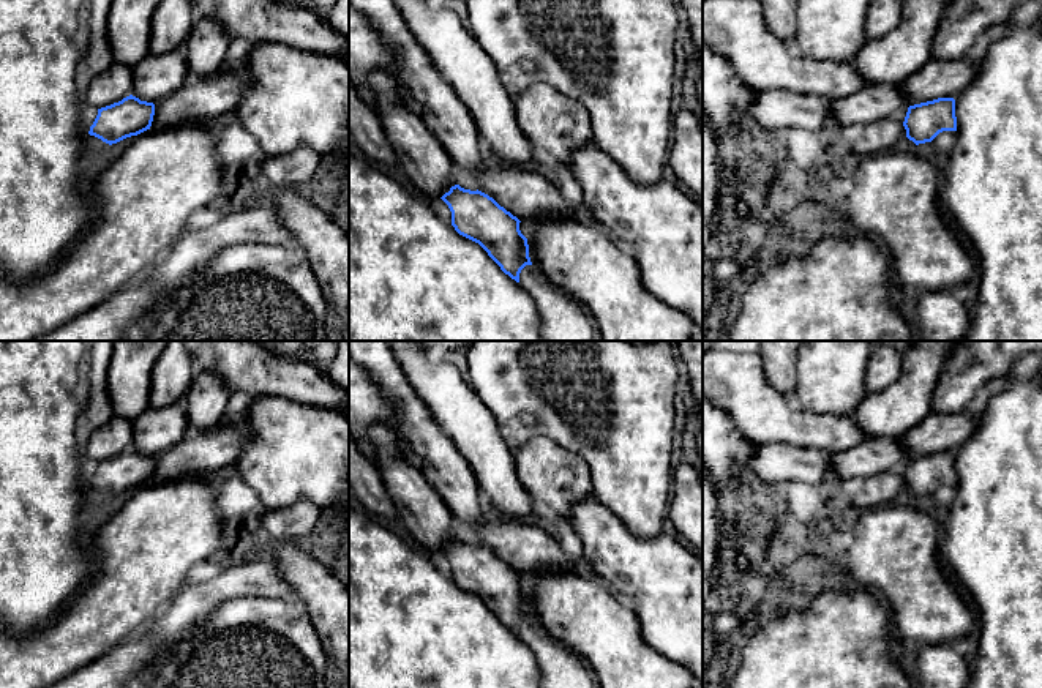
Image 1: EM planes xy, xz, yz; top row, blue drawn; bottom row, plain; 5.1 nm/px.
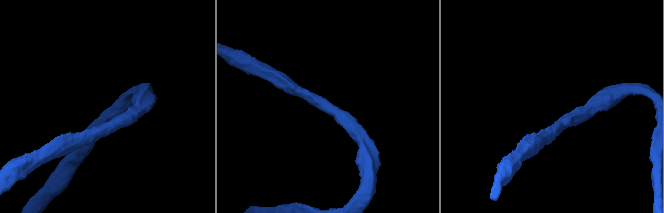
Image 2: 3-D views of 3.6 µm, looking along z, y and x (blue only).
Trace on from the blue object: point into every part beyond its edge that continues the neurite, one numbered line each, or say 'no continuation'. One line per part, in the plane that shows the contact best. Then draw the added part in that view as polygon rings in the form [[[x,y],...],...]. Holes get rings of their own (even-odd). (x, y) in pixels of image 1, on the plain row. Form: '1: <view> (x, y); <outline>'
no continuation

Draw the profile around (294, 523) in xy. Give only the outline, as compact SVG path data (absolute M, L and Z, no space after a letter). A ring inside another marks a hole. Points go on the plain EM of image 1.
M298 500L281 510L267 510L262 519L262 529L268 541L298 543L308 537L320 510L309 500Z

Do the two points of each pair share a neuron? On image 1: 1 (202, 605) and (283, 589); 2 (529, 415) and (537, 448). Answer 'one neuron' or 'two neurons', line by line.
1: one neuron
2: two neurons

